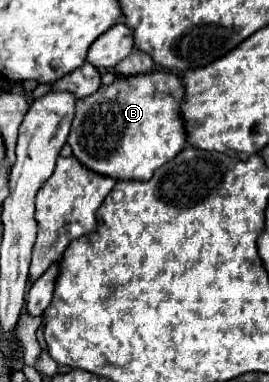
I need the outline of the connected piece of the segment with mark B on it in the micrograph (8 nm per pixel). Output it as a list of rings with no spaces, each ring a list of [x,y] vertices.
[[[152,71],[144,75],[118,77],[118,81],[114,81],[112,85],[102,85],[94,95],[76,101],[76,117],[72,121],[68,145],[72,147],[74,157],[96,173],[116,179],[148,181],[152,173],[160,169],[160,165],[176,157],[186,147],[188,135],[180,111],[182,101],[184,101],[184,83],[176,73]]]

